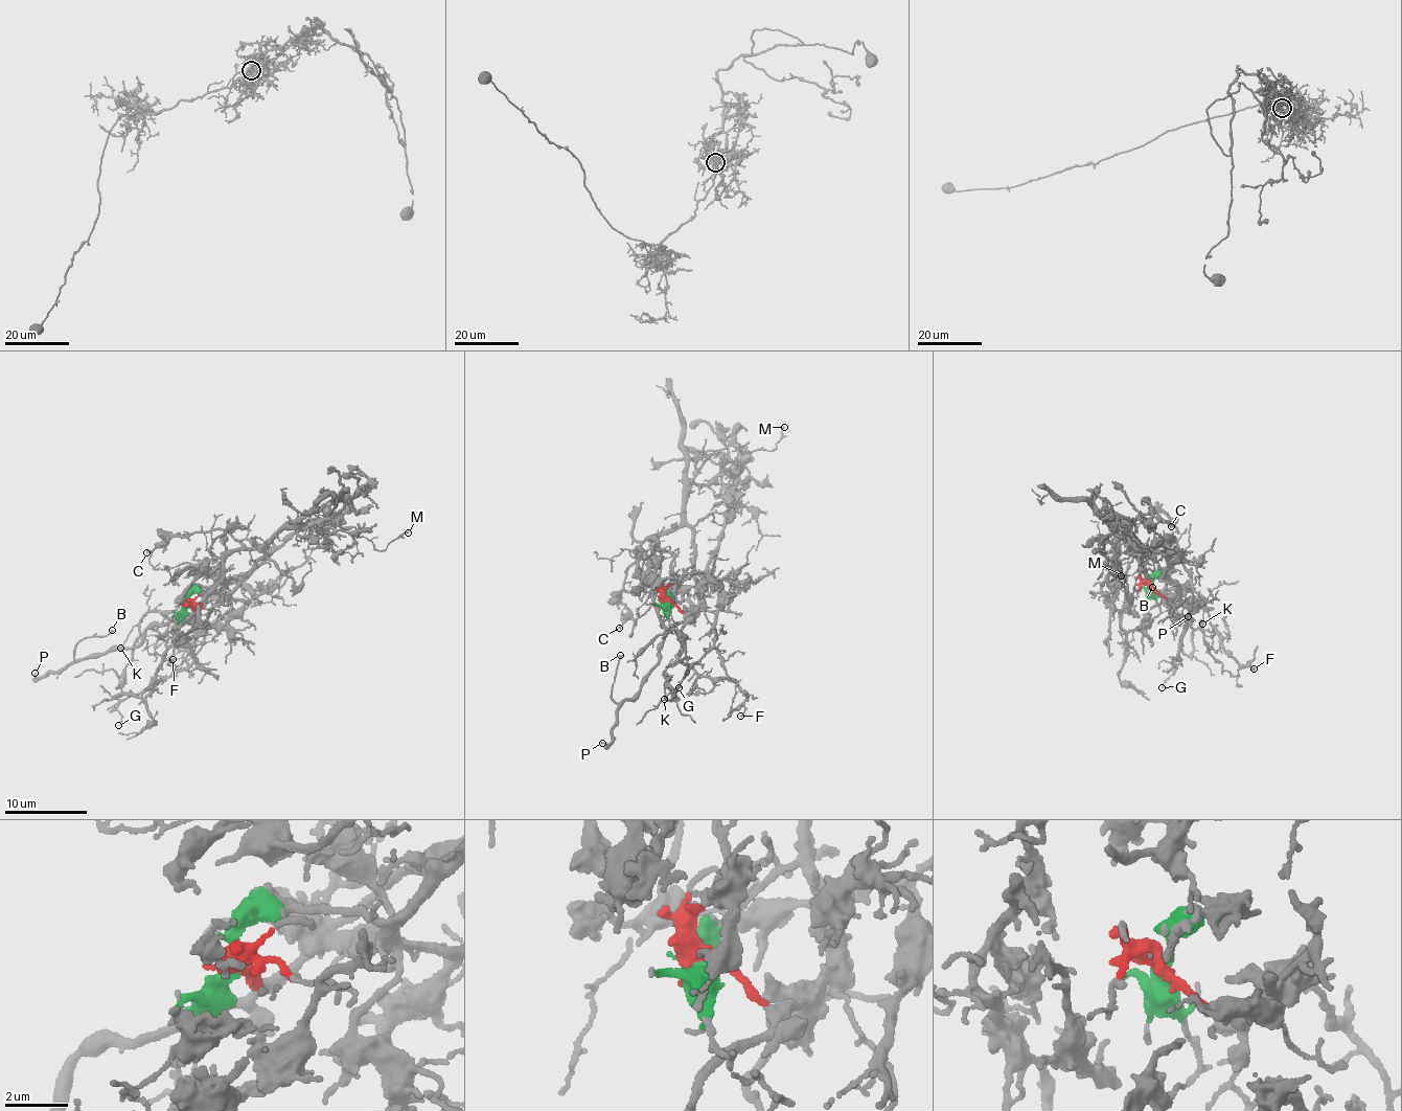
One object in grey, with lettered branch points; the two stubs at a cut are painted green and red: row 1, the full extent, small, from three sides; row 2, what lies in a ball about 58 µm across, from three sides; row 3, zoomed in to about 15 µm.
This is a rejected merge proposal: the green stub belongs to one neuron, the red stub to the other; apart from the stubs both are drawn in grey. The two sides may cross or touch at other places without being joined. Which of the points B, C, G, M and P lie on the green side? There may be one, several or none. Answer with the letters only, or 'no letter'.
C, G, M

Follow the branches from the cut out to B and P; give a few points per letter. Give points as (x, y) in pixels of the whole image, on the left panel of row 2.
B: (187, 605), (193, 607), (190, 614), (147, 631), (134, 647), (74, 657), (75, 644), (112, 630)
P: (187, 605), (193, 607), (190, 614), (147, 631), (142, 641), (125, 649), (111, 648), (40, 678), (35, 673)

